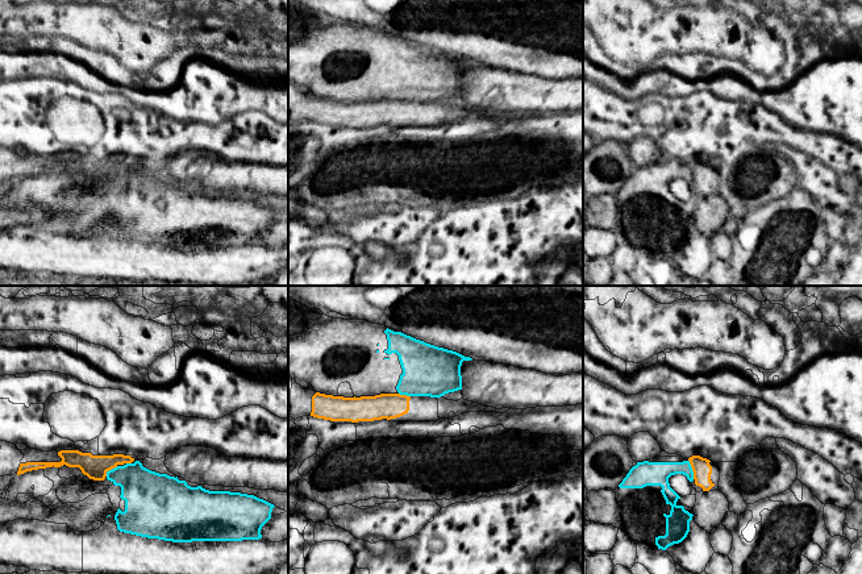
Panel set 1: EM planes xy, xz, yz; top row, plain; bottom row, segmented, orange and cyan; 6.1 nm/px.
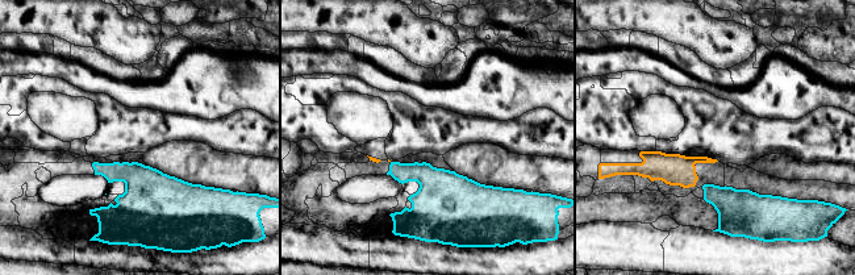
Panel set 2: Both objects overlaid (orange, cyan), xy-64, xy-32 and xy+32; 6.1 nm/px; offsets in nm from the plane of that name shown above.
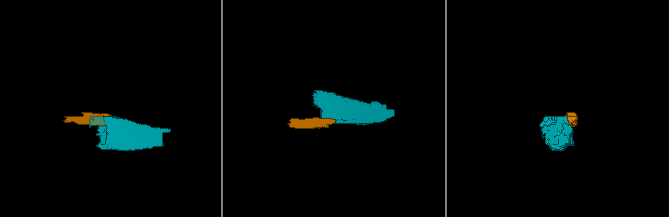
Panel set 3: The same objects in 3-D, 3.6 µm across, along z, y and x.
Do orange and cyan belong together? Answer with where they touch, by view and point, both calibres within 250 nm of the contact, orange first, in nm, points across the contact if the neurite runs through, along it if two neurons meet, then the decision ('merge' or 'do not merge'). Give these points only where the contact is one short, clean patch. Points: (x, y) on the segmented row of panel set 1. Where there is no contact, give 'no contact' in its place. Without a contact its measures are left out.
meets orange in yz at (692, 469); 120 nm thick on the orange side, 140 nm on the other; border along yz (688, 460), (694, 478); do not merge

